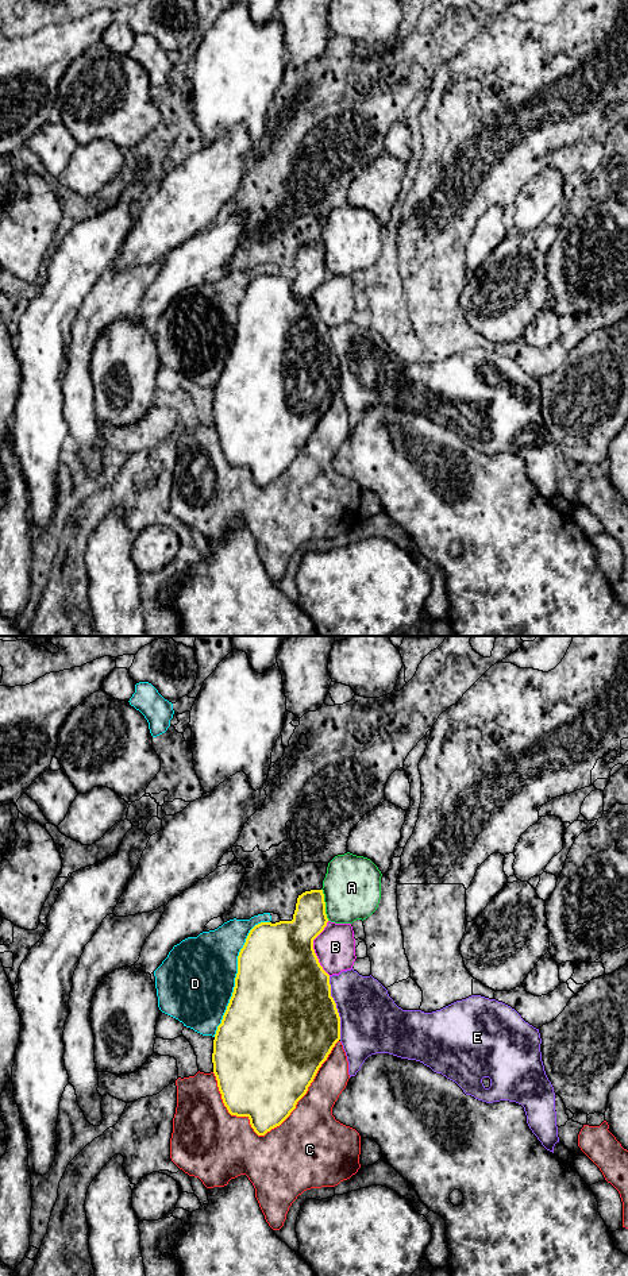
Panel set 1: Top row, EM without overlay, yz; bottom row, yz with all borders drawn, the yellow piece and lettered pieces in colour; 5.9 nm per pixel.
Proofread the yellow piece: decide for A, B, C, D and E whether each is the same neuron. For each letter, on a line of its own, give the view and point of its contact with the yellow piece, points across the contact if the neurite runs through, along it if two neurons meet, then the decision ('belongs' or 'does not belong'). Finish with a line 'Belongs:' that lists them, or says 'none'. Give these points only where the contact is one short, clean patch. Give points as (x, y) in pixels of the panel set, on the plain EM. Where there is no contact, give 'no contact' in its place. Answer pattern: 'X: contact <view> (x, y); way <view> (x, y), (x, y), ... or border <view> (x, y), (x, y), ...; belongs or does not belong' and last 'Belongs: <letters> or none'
A: contact yz (324, 257); does not belong
B: contact yz (312, 300); does not belong
C: contact yz (292, 462); does not belong
D: contact yz (237, 326); does not belong
E: contact yz (335, 359); does not belong
Belongs: none

